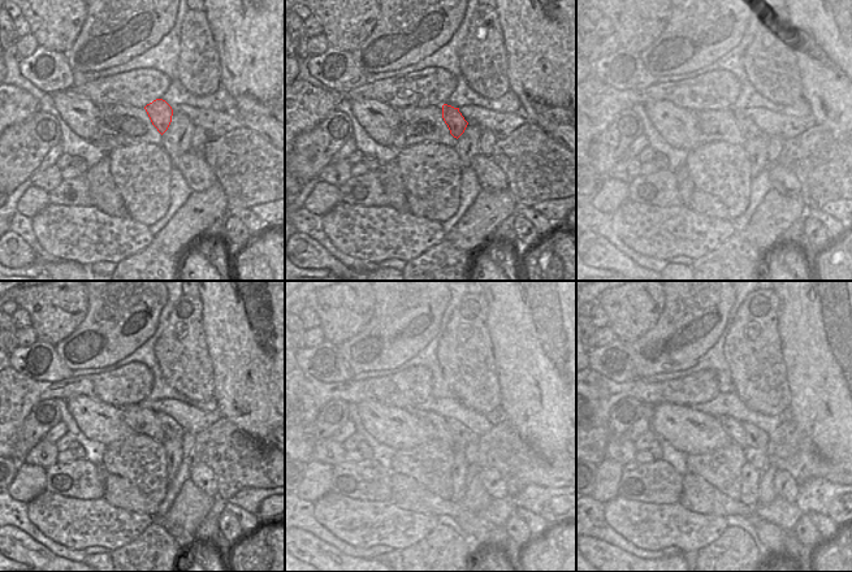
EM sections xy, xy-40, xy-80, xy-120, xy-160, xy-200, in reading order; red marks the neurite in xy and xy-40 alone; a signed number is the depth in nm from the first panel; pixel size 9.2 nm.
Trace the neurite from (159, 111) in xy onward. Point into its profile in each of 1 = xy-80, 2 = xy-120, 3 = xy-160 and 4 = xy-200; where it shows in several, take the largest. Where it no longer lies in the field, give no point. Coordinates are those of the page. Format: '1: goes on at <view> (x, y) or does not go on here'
1: goes on at xy-80 (748, 128)
2: goes on at xy-120 (171, 428)
3: goes on at xy-160 (463, 436)
4: goes on at xy-200 (758, 438)

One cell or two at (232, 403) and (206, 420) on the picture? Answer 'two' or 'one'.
two

